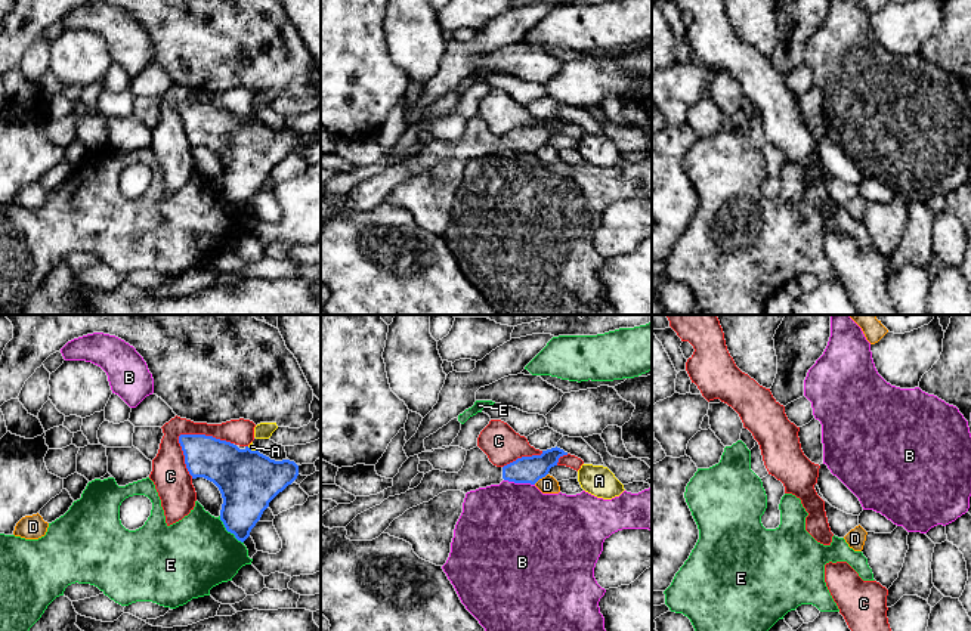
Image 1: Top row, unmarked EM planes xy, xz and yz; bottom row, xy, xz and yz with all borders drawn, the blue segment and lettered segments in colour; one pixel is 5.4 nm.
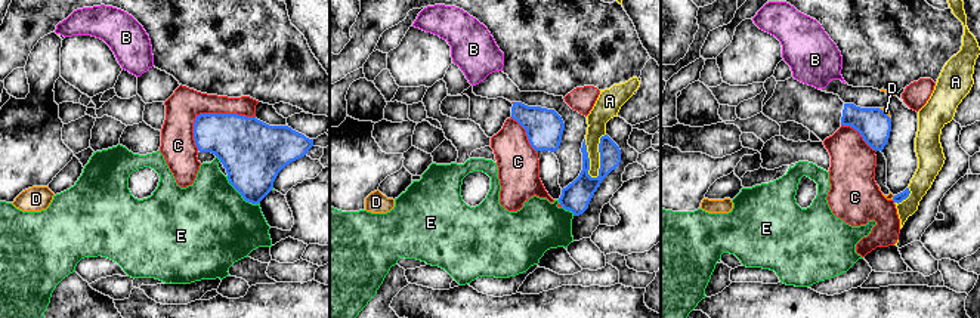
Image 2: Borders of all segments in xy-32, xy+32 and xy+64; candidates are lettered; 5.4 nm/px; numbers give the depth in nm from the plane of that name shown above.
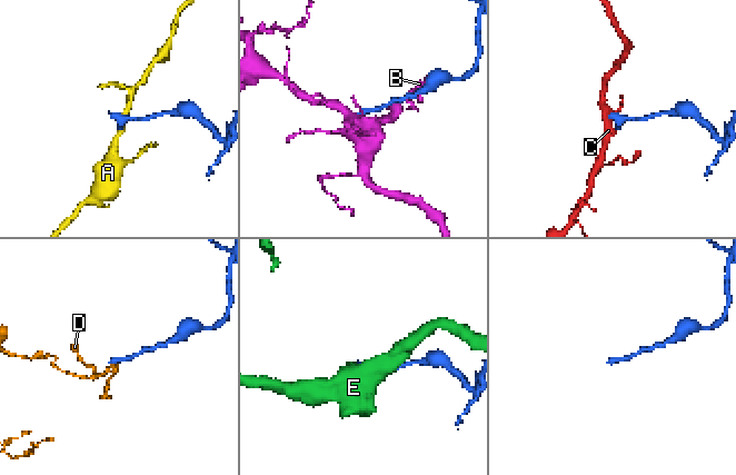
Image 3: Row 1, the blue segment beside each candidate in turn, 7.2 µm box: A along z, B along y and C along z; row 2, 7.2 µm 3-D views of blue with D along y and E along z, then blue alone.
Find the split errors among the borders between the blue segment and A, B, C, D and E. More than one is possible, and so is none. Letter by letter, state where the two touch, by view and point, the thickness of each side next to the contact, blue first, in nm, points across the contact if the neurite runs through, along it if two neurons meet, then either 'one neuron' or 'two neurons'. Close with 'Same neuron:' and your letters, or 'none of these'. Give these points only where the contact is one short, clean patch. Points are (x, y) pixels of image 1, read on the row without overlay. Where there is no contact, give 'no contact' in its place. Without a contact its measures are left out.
A: meets blue in xy at (250, 118); 320 nm thick on the blue side, 30 nm on the other; two neurons
B: meets blue in xz at (519, 151); 140 nm thick on the blue side, 480 nm on the other; border along xz (504, 148), (534, 154); two neurons
C: meets blue in xy at (204, 104); 240 nm thick on the blue side, 170 nm on the other; border along xy (178, 105), (212, 104), (232, 111); two neurons
D: meets blue in xz at (540, 147); 140 nm thick on the blue side, 100 nm on the other; border along xz (547, 142), (534, 152); two neurons
E: meets blue in xy at (228, 200); 280 nm thick on the blue side, 400 nm on the other; two neurons
Same neuron: none of these

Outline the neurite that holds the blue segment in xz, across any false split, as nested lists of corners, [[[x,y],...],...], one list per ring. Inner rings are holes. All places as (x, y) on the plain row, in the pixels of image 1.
[[[476,115],[467,120],[464,134],[458,142],[432,139],[424,143],[417,157],[401,164],[389,166],[380,174],[358,183],[346,195],[346,207],[350,210],[372,210],[406,179],[429,171],[446,160],[461,160],[467,163],[479,157],[500,154],[502,149],[535,154],[548,143],[551,136],[557,134],[559,127],[563,124],[568,124],[568,121],[556,115],[542,120],[541,124],[522,126],[504,136],[497,136],[489,130],[488,124]]]

